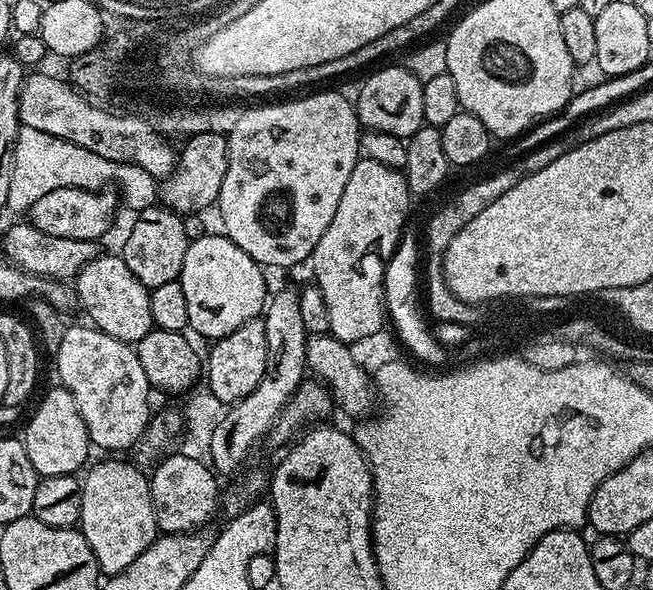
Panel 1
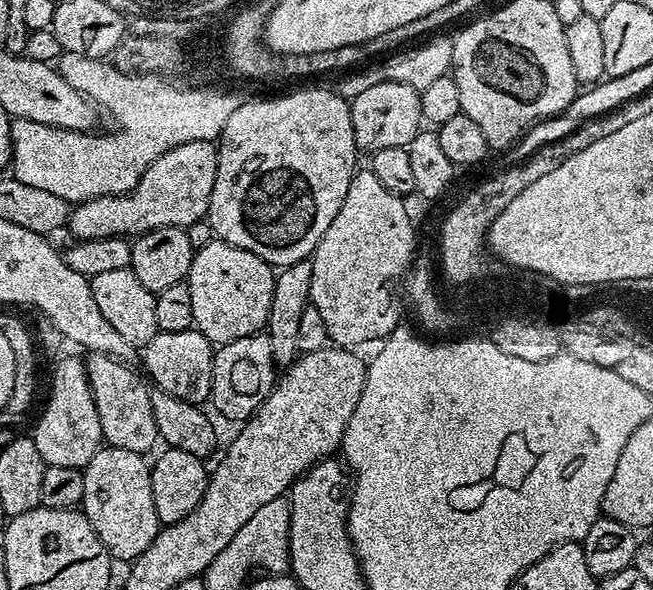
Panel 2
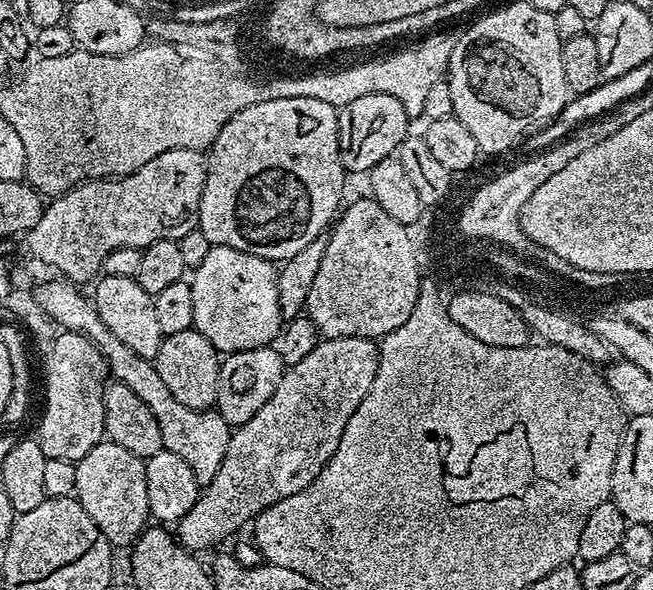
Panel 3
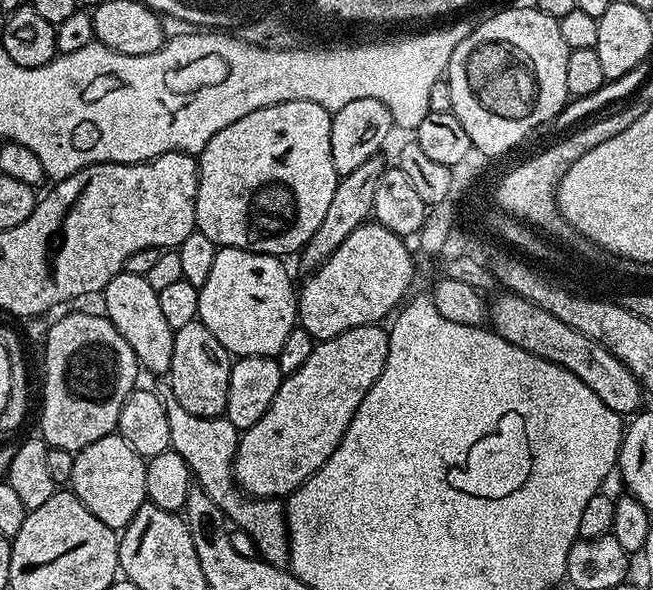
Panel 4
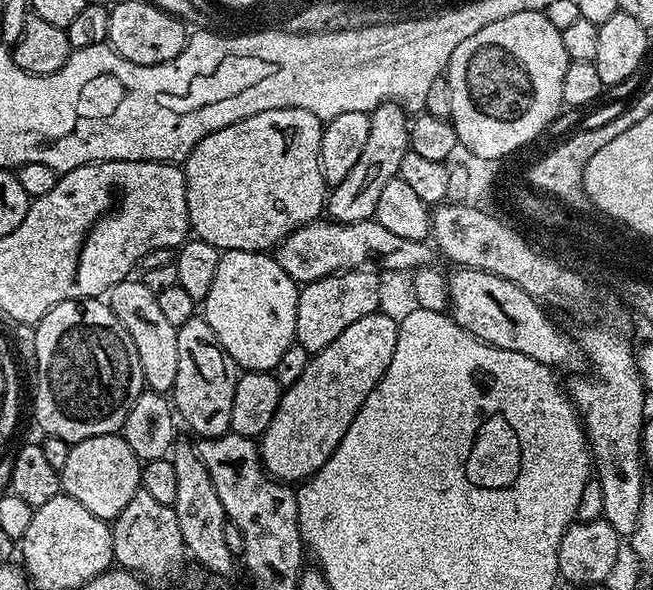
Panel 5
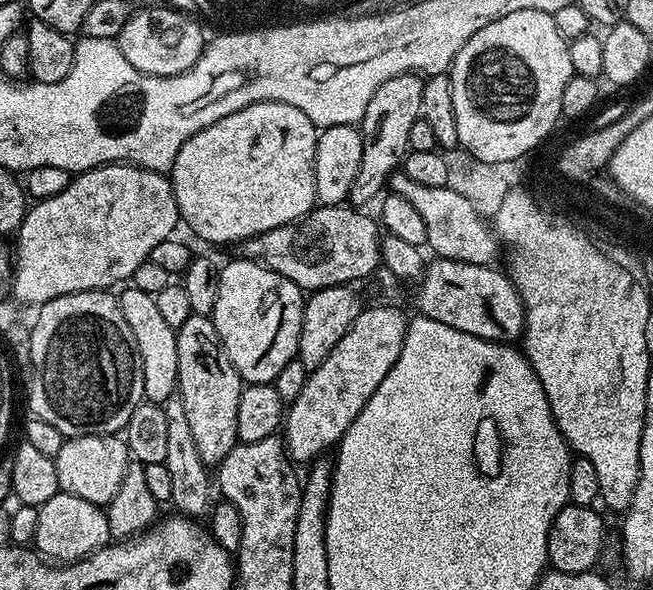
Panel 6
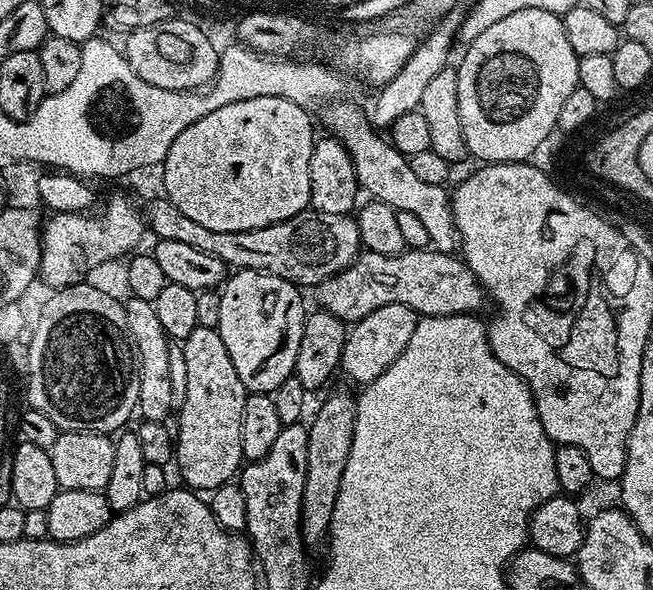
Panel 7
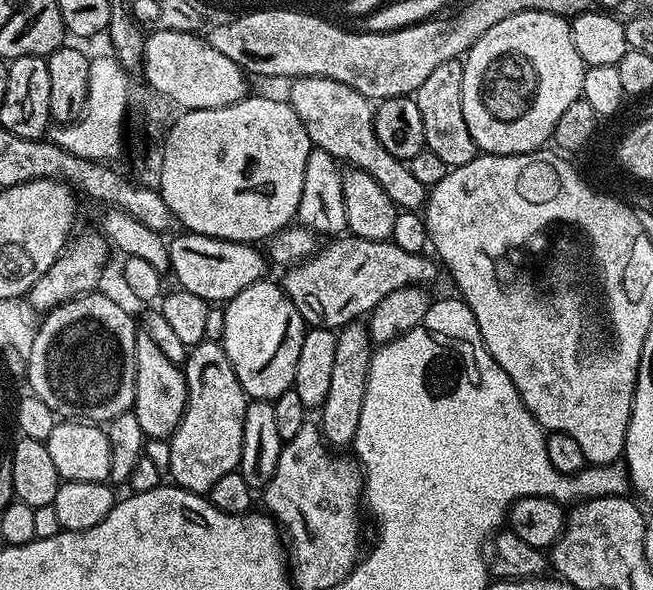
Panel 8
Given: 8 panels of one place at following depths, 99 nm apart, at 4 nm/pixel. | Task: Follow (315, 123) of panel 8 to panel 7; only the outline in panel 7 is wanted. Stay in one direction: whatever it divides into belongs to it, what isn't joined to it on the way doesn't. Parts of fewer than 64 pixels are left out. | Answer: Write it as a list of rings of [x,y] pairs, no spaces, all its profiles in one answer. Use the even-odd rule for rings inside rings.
[[[328,102],[323,105],[324,124],[329,133],[335,136],[344,149],[350,154],[354,162],[356,180],[365,193],[369,192],[371,199],[378,204],[385,204],[395,212],[414,214],[414,218],[422,221],[426,226],[431,247],[438,252],[455,253],[458,248],[458,237],[454,218],[452,217],[452,202],[450,192],[443,184],[430,186],[430,182],[421,182],[410,170],[408,157],[387,139],[384,140],[379,131],[373,128],[369,113],[364,112],[356,104],[340,104]]]

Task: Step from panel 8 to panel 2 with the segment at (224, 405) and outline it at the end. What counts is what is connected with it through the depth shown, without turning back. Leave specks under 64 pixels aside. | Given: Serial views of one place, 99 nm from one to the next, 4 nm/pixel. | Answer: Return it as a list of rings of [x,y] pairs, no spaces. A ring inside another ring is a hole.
[[[195,327],[177,332],[156,332],[154,338],[150,338],[150,342],[144,345],[142,360],[143,356],[143,371],[147,379],[166,394],[197,406],[203,405],[211,397],[214,382],[214,345],[201,332],[196,331]]]

